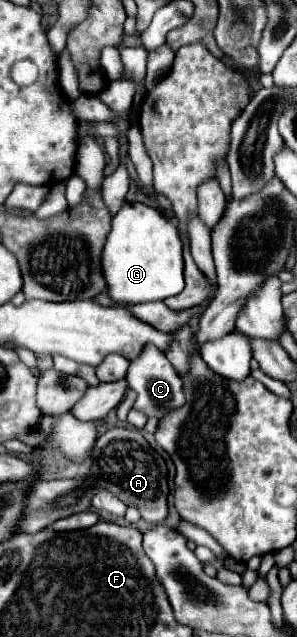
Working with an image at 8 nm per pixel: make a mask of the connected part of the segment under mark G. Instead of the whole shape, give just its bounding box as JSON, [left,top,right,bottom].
[101,203,183,305]

